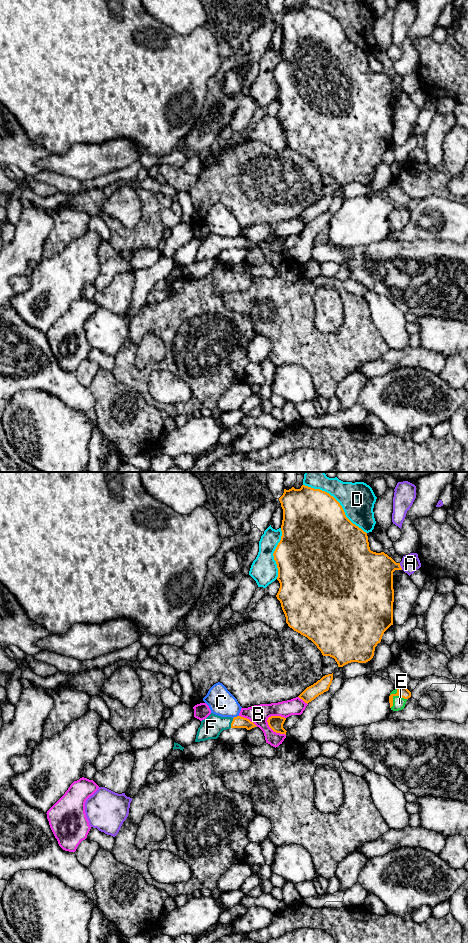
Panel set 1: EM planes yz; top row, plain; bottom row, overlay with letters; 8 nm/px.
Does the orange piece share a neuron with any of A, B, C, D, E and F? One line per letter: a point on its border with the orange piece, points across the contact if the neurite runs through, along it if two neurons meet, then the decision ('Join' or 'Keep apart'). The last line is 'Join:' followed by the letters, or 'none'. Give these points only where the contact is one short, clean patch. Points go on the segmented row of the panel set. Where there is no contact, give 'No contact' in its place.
A: Touches orange at yz (400, 566). Keep apart
B: Touches orange at yz (272, 729). Keep apart
C: Touches orange at yz (235, 717). Keep apart
D: Touches orange at yz (338, 502). Keep apart
E: Touches orange at yz (392, 698). Join
F: Touches orange at yz (231, 723). Path across: yz (238, 722), (231, 723), (218, 723), (211, 727). Join
Join: E, F

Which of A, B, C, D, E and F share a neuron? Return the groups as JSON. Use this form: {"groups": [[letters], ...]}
{"groups": [["A"], ["B"], ["C"], ["D"], ["E", "F"]]}

